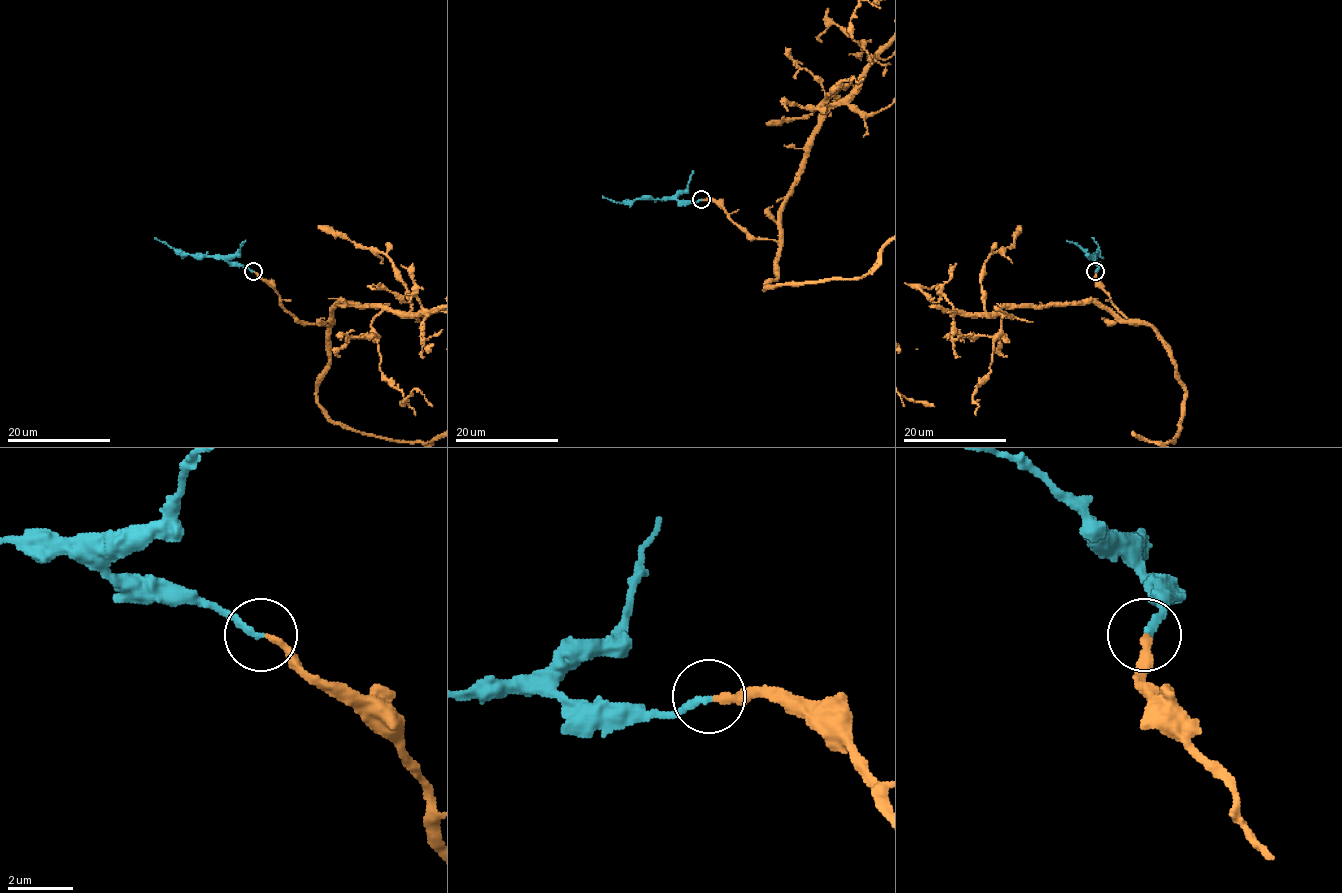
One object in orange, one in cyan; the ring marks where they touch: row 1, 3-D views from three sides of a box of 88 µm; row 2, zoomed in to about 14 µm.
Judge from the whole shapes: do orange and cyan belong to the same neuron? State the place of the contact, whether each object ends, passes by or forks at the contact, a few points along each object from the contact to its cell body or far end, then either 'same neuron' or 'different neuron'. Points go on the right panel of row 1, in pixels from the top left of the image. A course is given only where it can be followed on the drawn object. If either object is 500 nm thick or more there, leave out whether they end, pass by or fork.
place (1095, 271); orange ends; cyan ends; course orange (1095, 271), (1111, 302), (1154, 329), (1174, 364), (1185, 414); course cyan (1095, 271), (1099, 248), (1091, 237); same neuron

